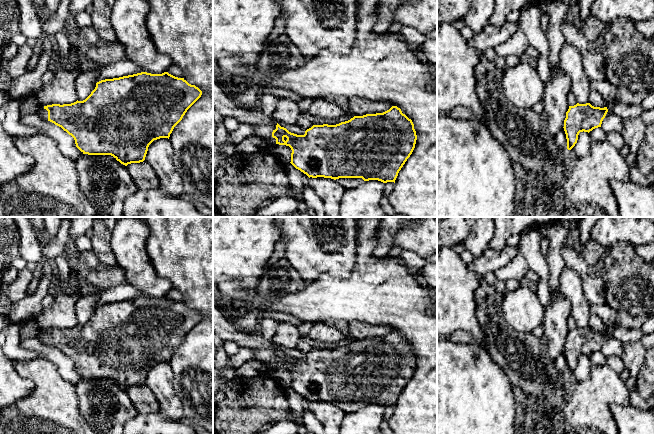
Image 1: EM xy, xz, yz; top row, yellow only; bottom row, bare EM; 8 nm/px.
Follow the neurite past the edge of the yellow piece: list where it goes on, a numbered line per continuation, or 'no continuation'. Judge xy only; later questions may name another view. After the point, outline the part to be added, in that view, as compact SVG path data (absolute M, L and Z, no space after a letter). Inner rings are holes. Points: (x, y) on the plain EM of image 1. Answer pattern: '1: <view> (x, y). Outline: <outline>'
1: xy (41, 336). Outline: M40 329L36 335L36 338L42 343L48 344L48 335L44 332L43 329Z

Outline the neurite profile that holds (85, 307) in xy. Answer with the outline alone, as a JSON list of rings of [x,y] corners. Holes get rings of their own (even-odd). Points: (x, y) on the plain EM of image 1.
[[[100,294],[83,295],[75,304],[77,324],[85,324],[95,313]]]

